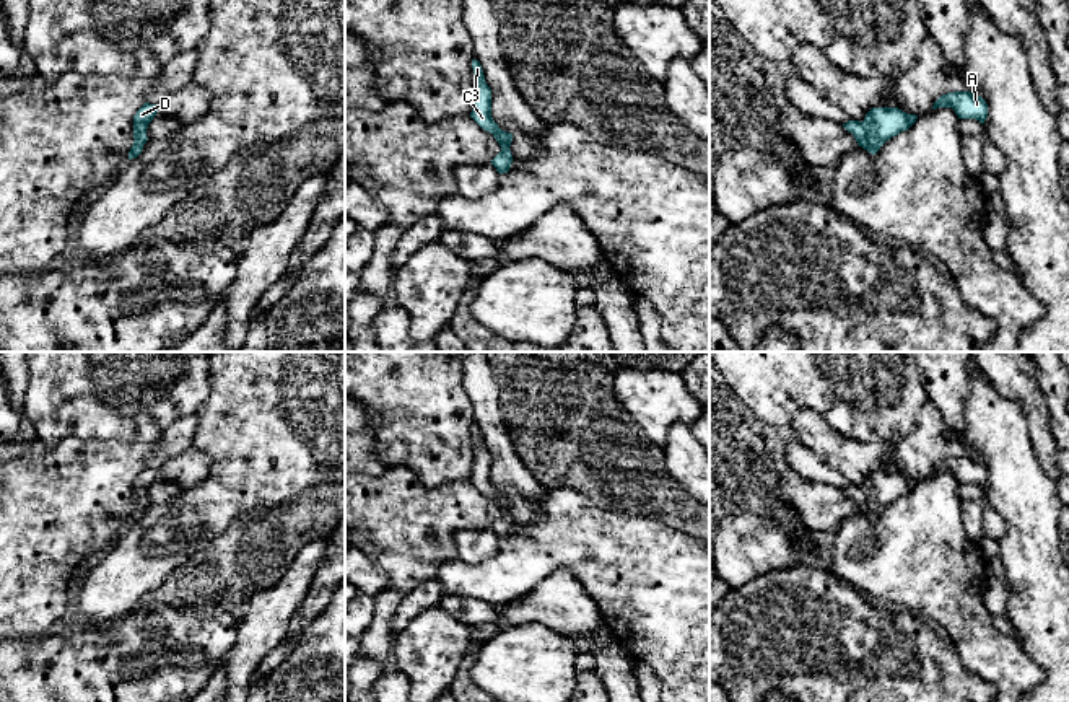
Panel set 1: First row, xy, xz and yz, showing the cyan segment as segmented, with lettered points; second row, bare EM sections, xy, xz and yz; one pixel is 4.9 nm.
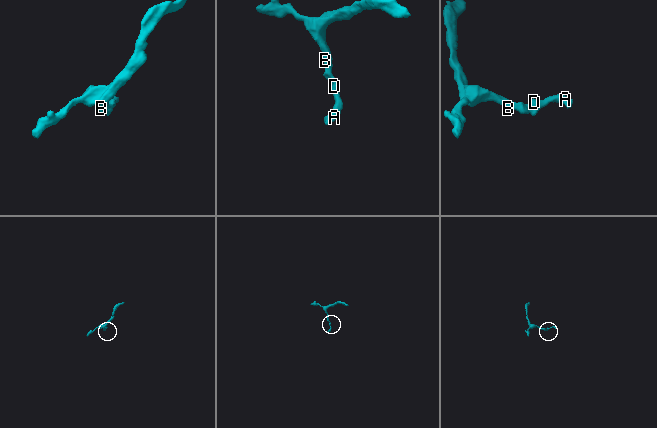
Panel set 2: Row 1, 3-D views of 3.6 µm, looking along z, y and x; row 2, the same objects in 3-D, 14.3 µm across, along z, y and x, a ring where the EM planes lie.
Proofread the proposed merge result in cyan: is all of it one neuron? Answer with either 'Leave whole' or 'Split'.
Leave whole

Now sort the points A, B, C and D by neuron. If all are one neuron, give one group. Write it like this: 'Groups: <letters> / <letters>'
Groups: A B C D

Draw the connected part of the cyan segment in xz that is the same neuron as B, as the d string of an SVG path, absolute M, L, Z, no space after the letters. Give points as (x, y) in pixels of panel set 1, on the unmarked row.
M472 425L475 441L475 464L470 482L487 497L490 497L501 511L501 516L491 524L500 539L508 537L513 528L511 507L513 498L504 497L491 482L491 454L485 446L485 440L478 425Z

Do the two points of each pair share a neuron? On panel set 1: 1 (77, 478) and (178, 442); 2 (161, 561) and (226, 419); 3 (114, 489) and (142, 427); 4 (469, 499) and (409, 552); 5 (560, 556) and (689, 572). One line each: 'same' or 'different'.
1: different
2: same
3: different
4: same
5: same

